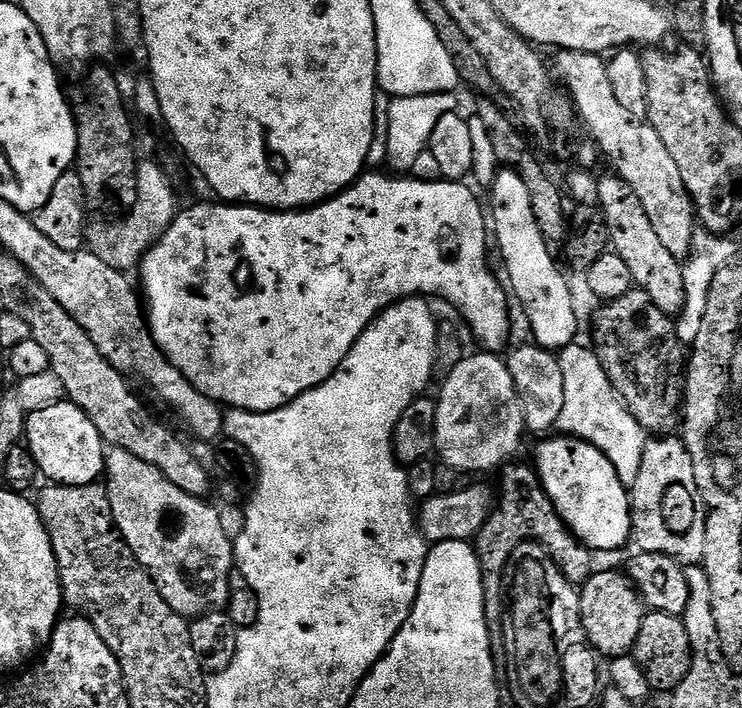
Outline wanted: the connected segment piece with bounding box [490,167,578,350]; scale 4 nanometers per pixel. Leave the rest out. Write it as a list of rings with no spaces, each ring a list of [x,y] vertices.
[[[501,167],[499,171],[492,180],[490,228],[494,233],[495,247],[496,244],[500,247],[500,256],[508,271],[507,287],[515,303],[517,300],[524,307],[524,316],[532,327],[531,339],[542,348],[564,349],[577,339],[578,333],[565,273],[556,269],[556,260],[548,253],[551,252],[550,246],[542,238],[542,230],[538,230],[526,182],[522,182],[513,168]]]

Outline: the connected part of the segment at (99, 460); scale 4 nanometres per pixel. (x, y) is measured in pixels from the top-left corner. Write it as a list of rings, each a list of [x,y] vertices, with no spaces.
[[[71,402],[31,413],[26,424],[26,447],[36,460],[39,475],[49,476],[47,479],[57,484],[68,484],[72,488],[95,484],[104,472],[105,440],[88,415]]]

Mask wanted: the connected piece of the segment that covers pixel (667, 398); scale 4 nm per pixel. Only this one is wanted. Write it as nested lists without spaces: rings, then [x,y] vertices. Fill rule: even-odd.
[[[631,290],[616,300],[607,301],[594,317],[595,326],[595,354],[613,389],[627,408],[627,413],[632,415],[648,434],[675,433],[686,391],[686,345],[681,342],[680,335],[676,333],[673,317],[658,310],[658,306],[650,302],[650,294]]]

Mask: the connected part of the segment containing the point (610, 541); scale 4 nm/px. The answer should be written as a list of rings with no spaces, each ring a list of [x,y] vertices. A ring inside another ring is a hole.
[[[556,434],[536,452],[538,483],[567,527],[590,549],[614,551],[632,540],[631,502],[610,458],[585,440]]]

